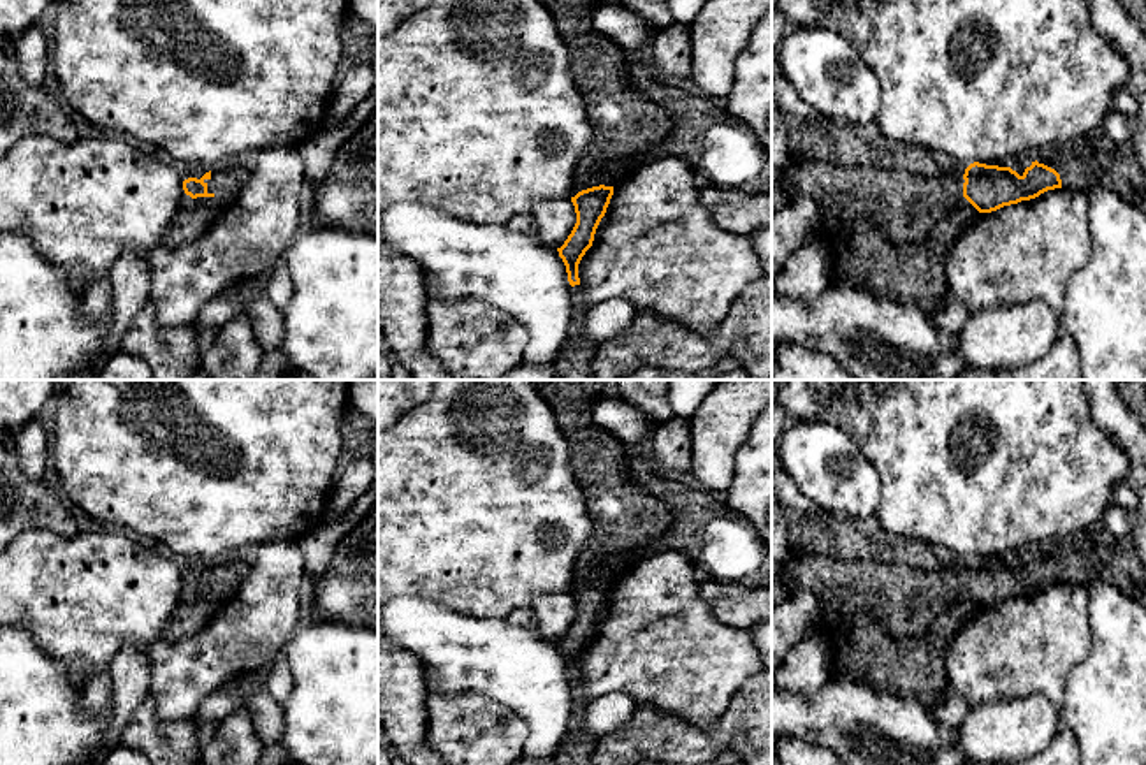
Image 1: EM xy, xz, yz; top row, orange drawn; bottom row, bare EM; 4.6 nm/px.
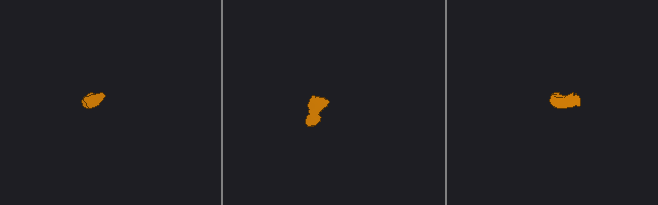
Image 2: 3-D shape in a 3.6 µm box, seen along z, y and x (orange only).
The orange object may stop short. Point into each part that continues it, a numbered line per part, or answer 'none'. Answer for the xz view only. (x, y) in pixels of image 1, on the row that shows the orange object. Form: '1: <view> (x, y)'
1: xz (598, 65)
2: xz (579, 301)

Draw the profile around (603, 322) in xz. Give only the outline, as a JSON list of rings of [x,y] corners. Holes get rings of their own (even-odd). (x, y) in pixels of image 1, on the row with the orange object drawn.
[[[613,297],[603,302],[591,304],[584,329],[578,338],[568,338],[564,346],[569,343],[591,343],[599,350],[615,338],[622,336],[633,324],[636,310],[629,299]]]

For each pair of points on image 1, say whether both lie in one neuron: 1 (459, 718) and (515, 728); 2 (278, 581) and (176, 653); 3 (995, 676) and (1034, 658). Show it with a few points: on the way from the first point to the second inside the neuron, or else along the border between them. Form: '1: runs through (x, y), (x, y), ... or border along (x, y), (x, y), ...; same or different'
1: runs through (473, 728), (501, 728); same
2: runs through (253, 605), (206, 653), (201, 653); same
3: runs through (1004, 667), (1013, 658), (1025, 658); same

